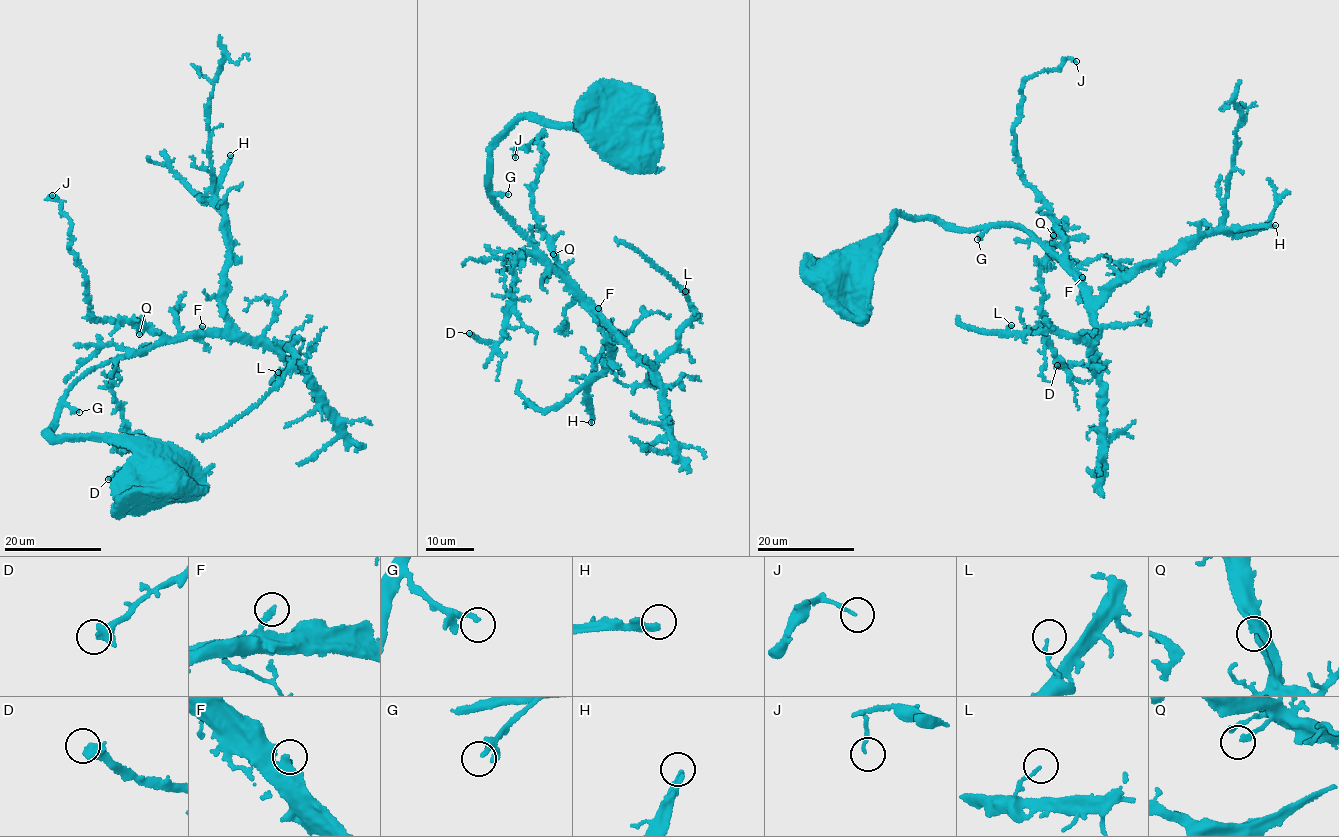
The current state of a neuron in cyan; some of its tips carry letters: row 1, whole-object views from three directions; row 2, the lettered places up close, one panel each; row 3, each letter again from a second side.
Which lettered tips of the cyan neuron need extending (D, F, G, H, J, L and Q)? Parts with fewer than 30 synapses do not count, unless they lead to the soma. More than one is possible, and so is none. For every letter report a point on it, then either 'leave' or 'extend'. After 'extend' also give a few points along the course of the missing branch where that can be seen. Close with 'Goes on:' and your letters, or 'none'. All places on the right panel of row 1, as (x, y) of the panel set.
D: at (1057, 365); leave
F: at (1082, 277); leave
G: at (977, 239); leave
H: at (1275, 225); extend
J: at (1076, 61); leave
L: at (1011, 325); leave
Q: at (1053, 235); leave
Goes on: H

